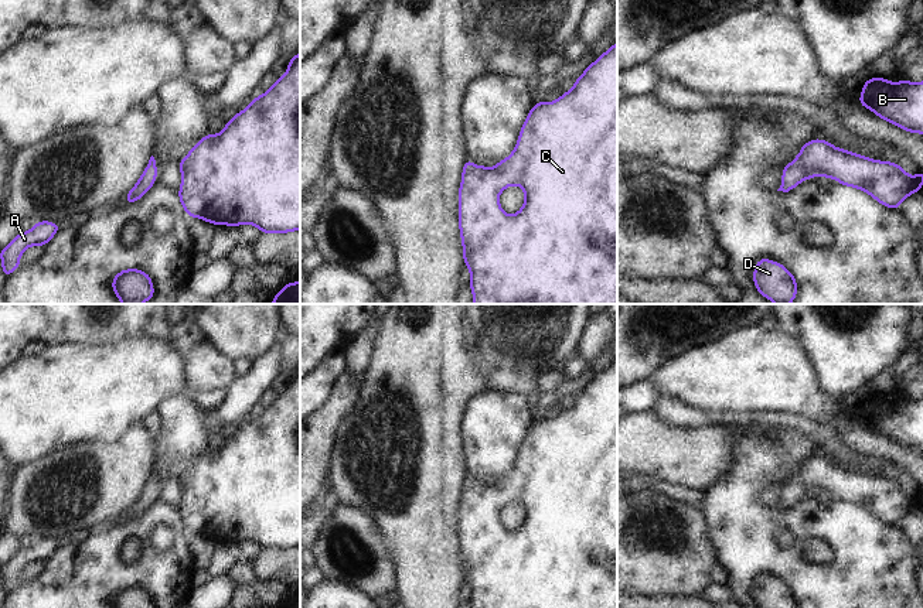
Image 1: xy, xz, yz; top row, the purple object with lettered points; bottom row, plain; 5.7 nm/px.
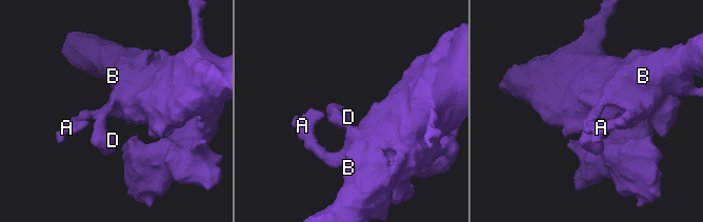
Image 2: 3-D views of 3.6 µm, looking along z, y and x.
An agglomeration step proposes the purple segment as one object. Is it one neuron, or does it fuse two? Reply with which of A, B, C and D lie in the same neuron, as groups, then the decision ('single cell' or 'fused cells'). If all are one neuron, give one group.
groups A B C D; single cell

